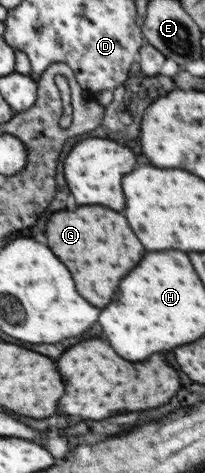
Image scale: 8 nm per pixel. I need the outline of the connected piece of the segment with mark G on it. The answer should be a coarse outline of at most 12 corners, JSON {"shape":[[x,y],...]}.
{"shape":[[105,206],[55,212],[47,246],[97,308],[145,254]]}

